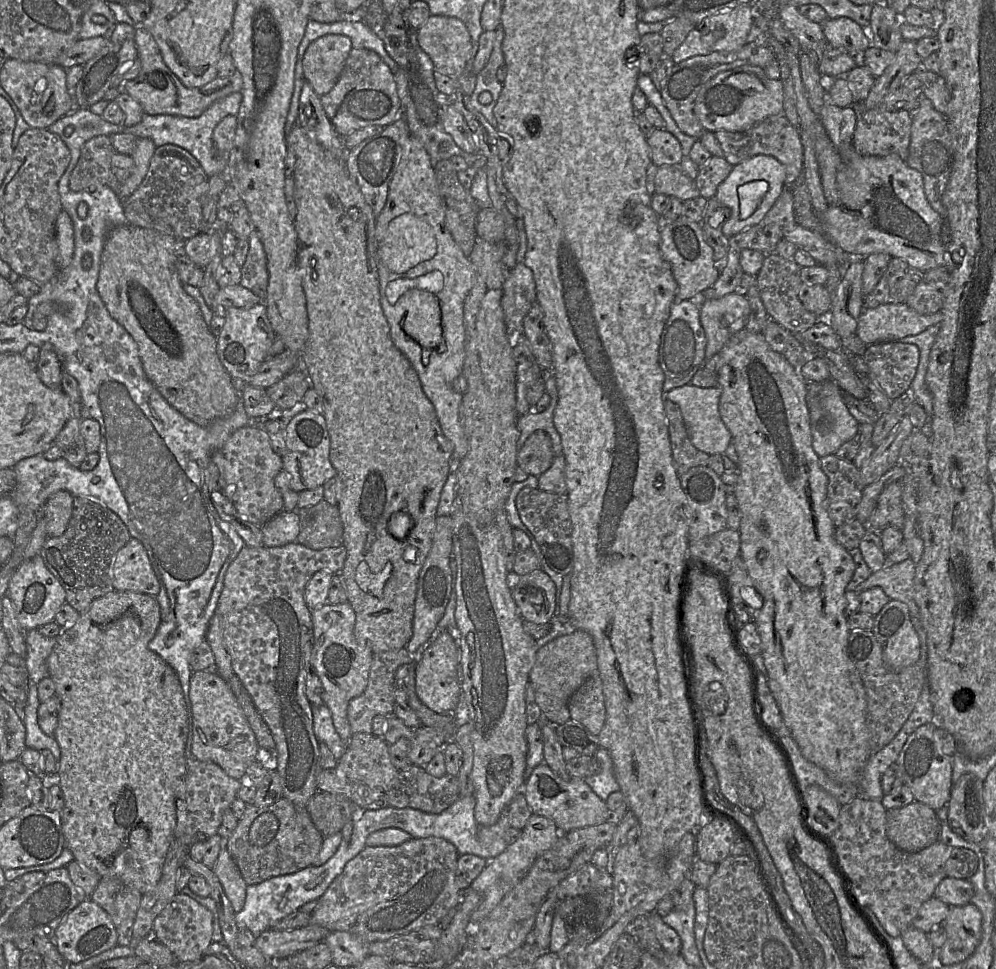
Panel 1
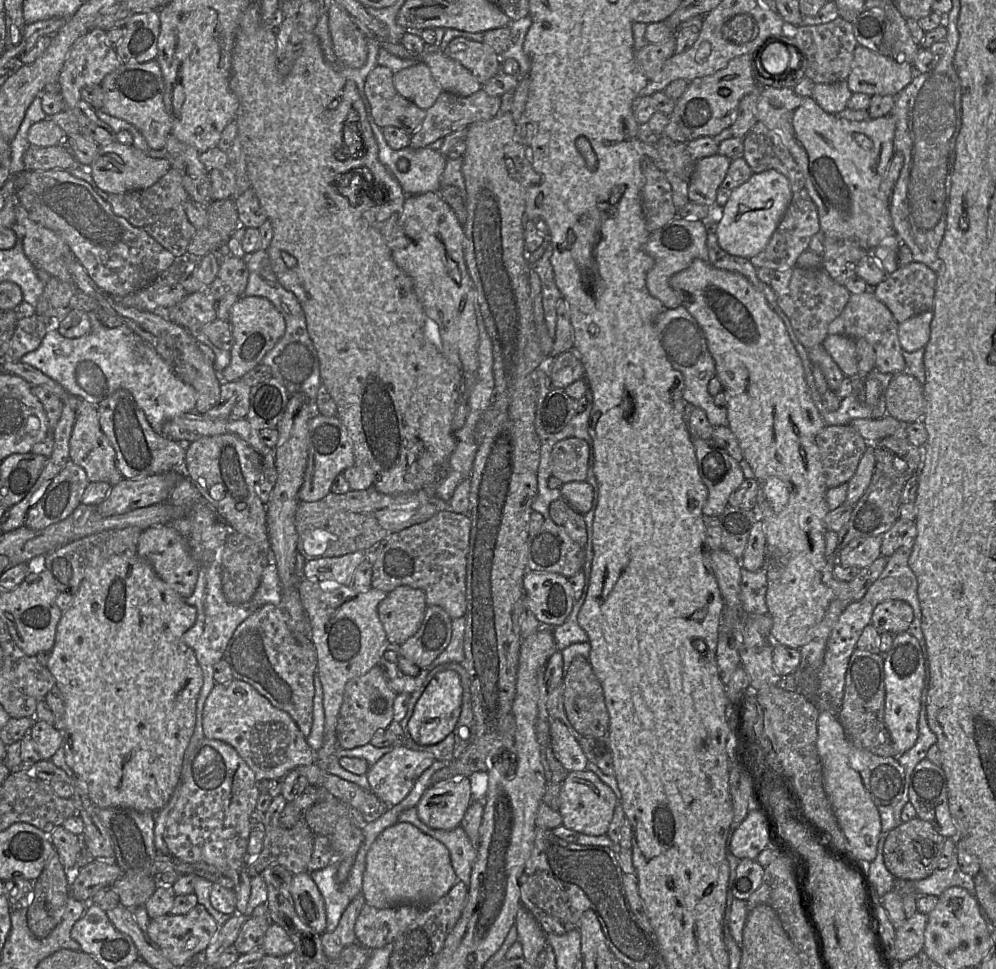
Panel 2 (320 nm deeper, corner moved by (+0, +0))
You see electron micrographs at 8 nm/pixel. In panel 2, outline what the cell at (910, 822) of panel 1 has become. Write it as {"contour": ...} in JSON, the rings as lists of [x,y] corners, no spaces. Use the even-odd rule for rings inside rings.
{"contour":[[[919,817],[902,822],[886,835],[883,846],[884,864],[896,879],[922,880],[937,869],[938,858],[945,840],[929,822]]]}

